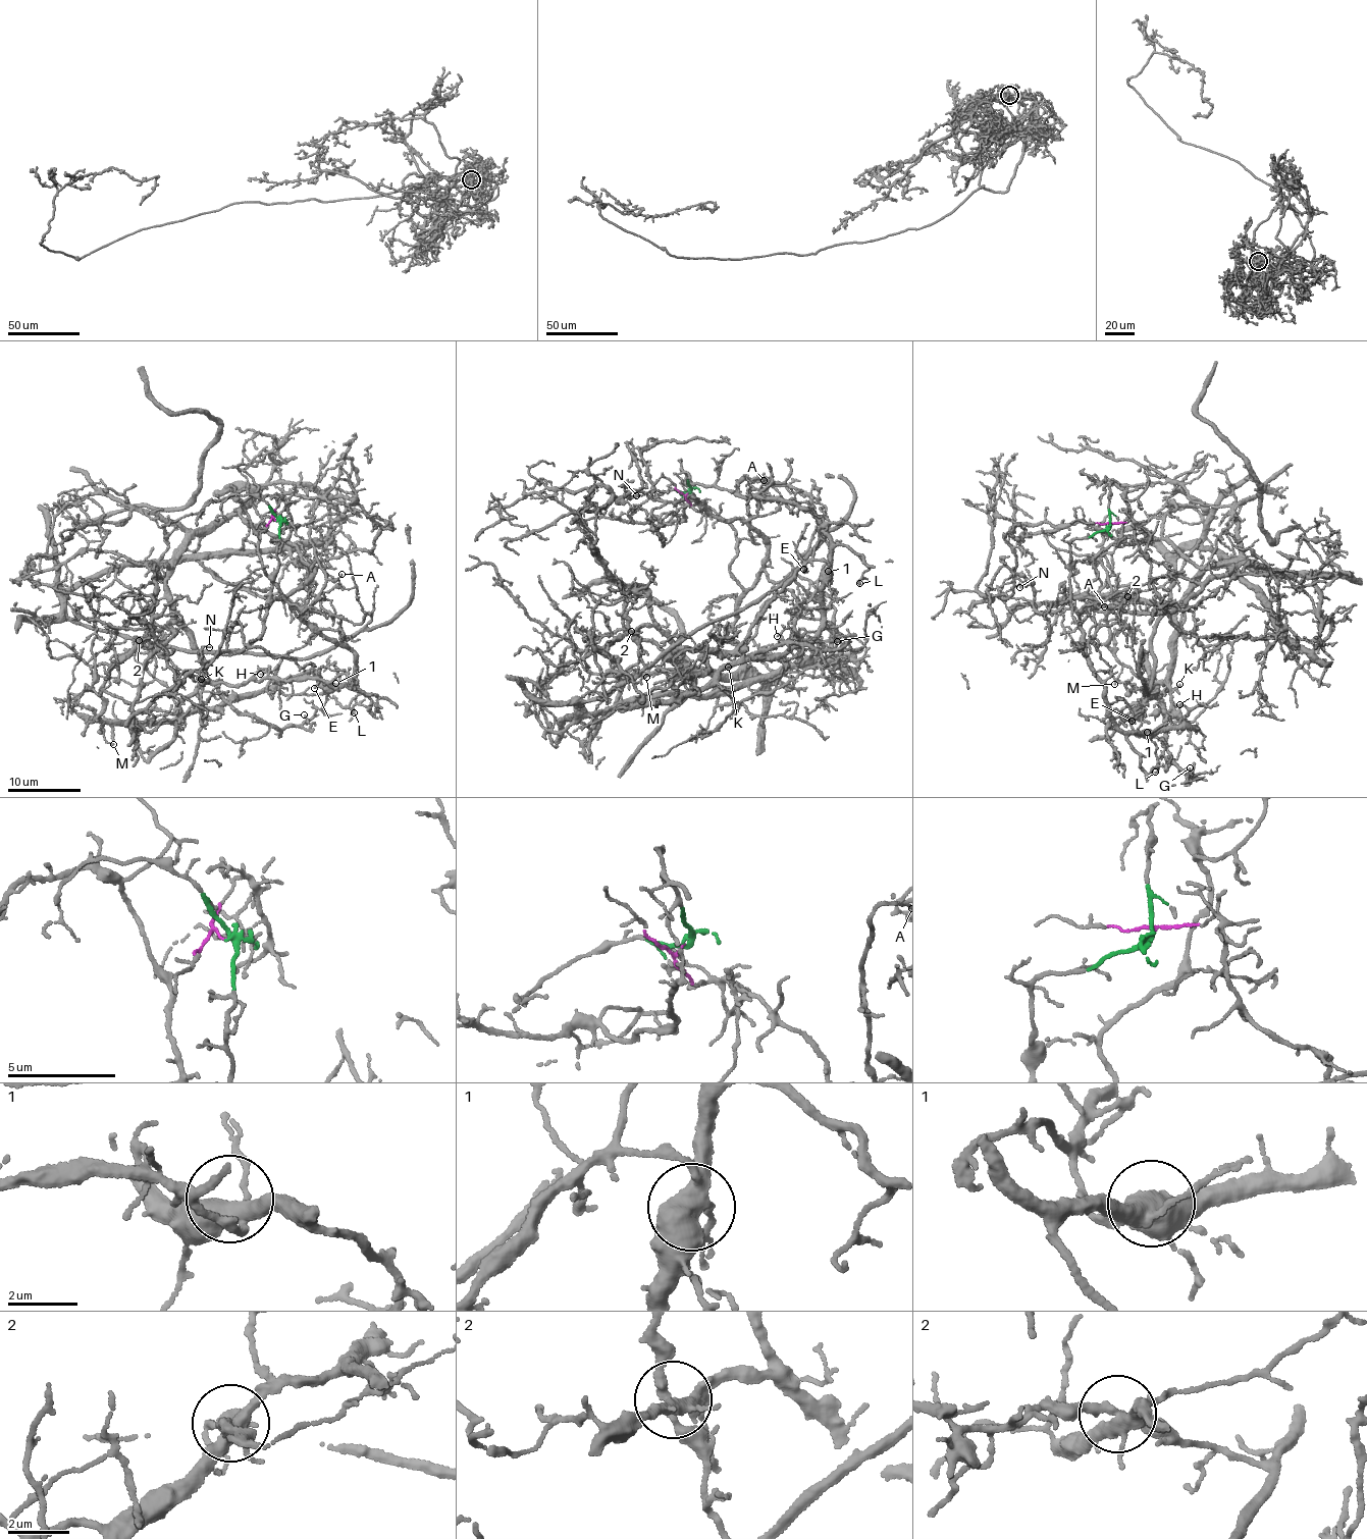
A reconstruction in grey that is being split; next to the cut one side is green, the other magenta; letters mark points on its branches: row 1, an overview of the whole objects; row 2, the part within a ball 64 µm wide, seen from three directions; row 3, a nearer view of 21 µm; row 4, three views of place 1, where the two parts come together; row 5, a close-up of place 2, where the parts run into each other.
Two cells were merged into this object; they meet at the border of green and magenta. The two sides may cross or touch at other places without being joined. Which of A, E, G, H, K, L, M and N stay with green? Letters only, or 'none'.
A, H, L

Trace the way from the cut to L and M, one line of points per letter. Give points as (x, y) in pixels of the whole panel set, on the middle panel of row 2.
L: (689, 490), (682, 470), (694, 486), (791, 500), (807, 509), (825, 535), (863, 558), (870, 568), (860, 583)
M: (689, 492), (735, 535), (743, 661), (668, 659), (647, 624), (608, 653), (646, 677)

